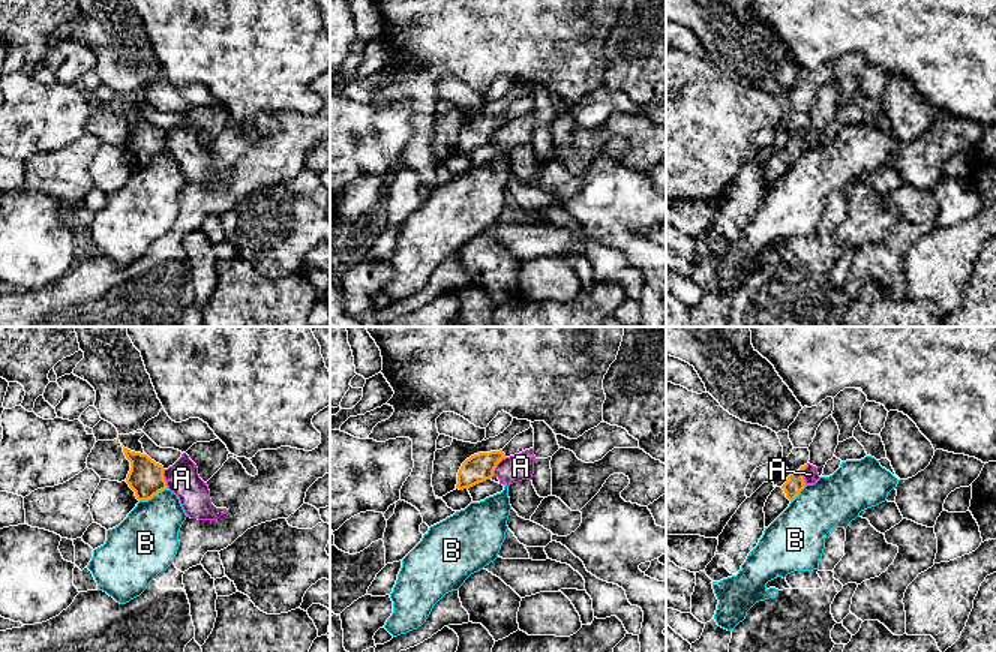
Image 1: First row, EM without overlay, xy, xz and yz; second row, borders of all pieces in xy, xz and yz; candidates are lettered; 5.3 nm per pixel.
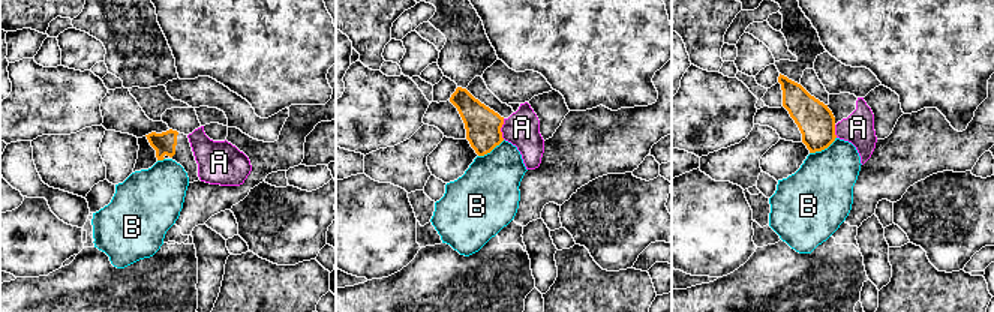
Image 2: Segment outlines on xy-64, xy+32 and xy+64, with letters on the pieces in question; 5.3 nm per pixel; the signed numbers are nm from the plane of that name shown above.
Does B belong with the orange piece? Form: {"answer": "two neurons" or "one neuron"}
{"answer": "two neurons"}

